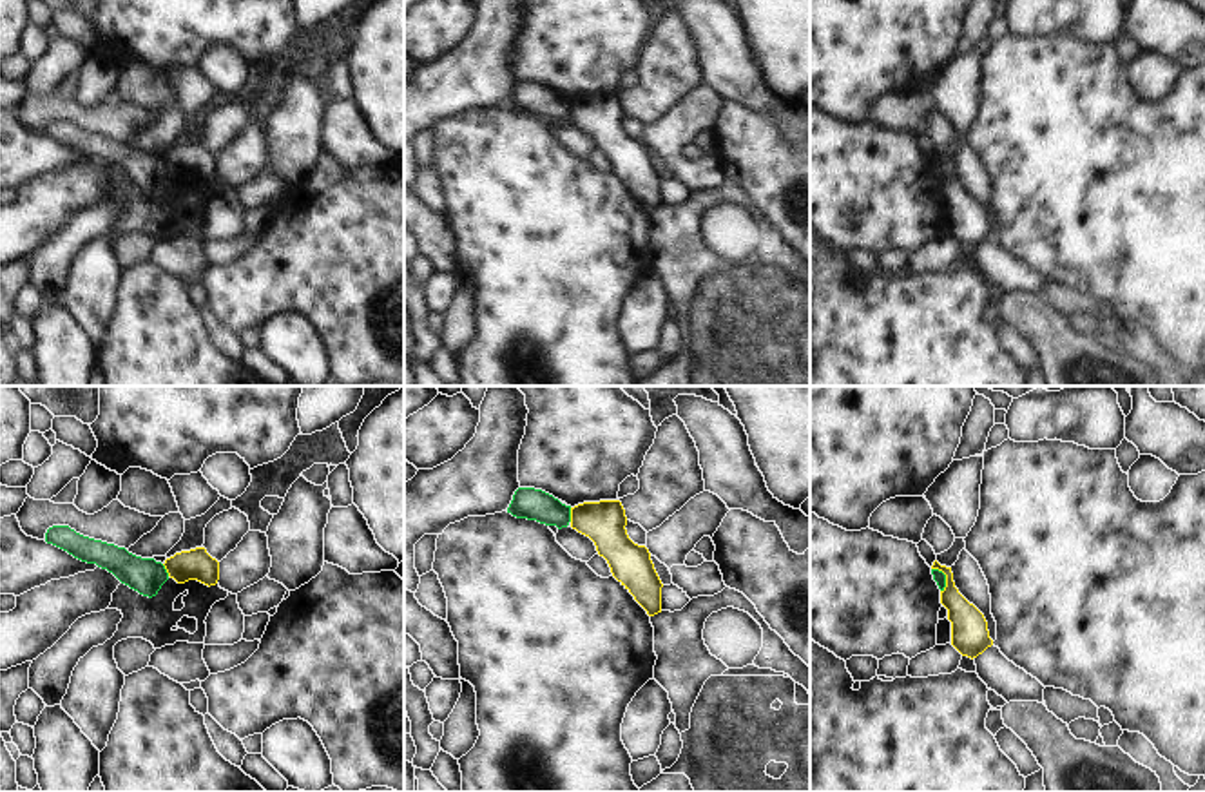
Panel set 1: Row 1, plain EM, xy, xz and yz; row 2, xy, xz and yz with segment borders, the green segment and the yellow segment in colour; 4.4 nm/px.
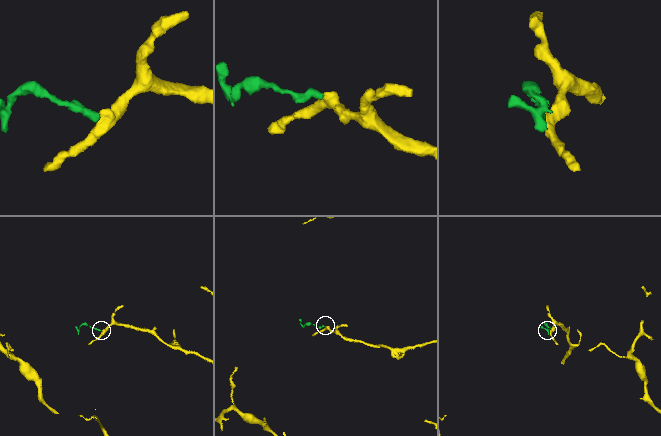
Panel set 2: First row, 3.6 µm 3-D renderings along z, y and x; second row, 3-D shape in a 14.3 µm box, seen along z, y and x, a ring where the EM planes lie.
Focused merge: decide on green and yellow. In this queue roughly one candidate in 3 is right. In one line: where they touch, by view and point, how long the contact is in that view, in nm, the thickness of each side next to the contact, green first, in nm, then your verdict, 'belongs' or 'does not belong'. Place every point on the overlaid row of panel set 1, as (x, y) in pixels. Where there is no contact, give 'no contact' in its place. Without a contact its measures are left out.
contact yz (944, 577); length 120 nm; calibres 60 and 160 nm; does not belong

